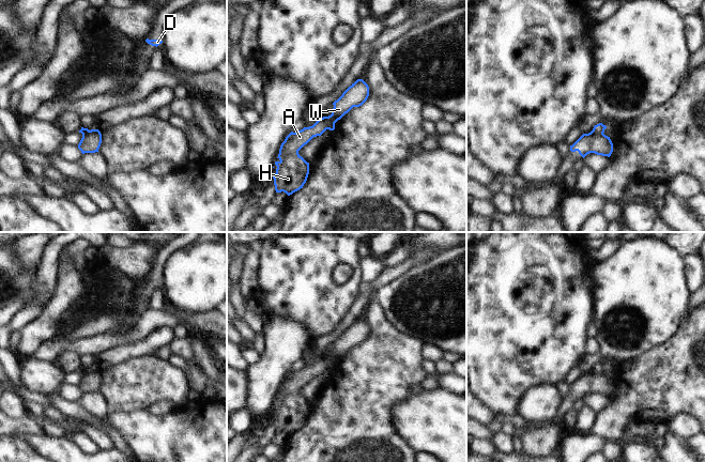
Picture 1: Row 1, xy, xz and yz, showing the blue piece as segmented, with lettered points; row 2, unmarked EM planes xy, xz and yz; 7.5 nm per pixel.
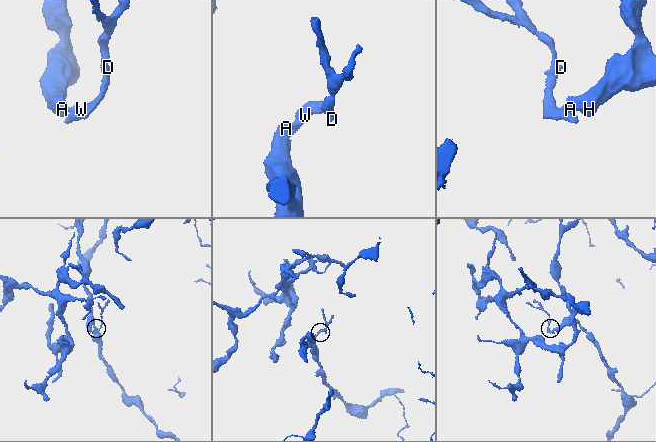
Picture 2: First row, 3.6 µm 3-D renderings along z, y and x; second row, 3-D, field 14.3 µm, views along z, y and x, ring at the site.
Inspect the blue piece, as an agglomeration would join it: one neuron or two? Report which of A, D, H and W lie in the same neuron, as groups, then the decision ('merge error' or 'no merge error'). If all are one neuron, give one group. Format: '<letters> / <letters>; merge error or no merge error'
A H / D W; merge error

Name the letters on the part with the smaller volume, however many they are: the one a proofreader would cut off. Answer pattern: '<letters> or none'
D, W

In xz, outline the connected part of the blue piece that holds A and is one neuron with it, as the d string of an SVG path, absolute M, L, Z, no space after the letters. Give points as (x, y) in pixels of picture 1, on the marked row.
M319 119L312 126L304 127L295 133L291 132L281 143L278 154L276 173L273 175L276 192L286 192L288 196L303 188L309 174L307 163L298 151L313 137L321 136L328 129L328 120Z

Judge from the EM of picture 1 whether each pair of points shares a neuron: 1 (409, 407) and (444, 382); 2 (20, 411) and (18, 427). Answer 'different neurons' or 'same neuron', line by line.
1: different neurons
2: different neurons

